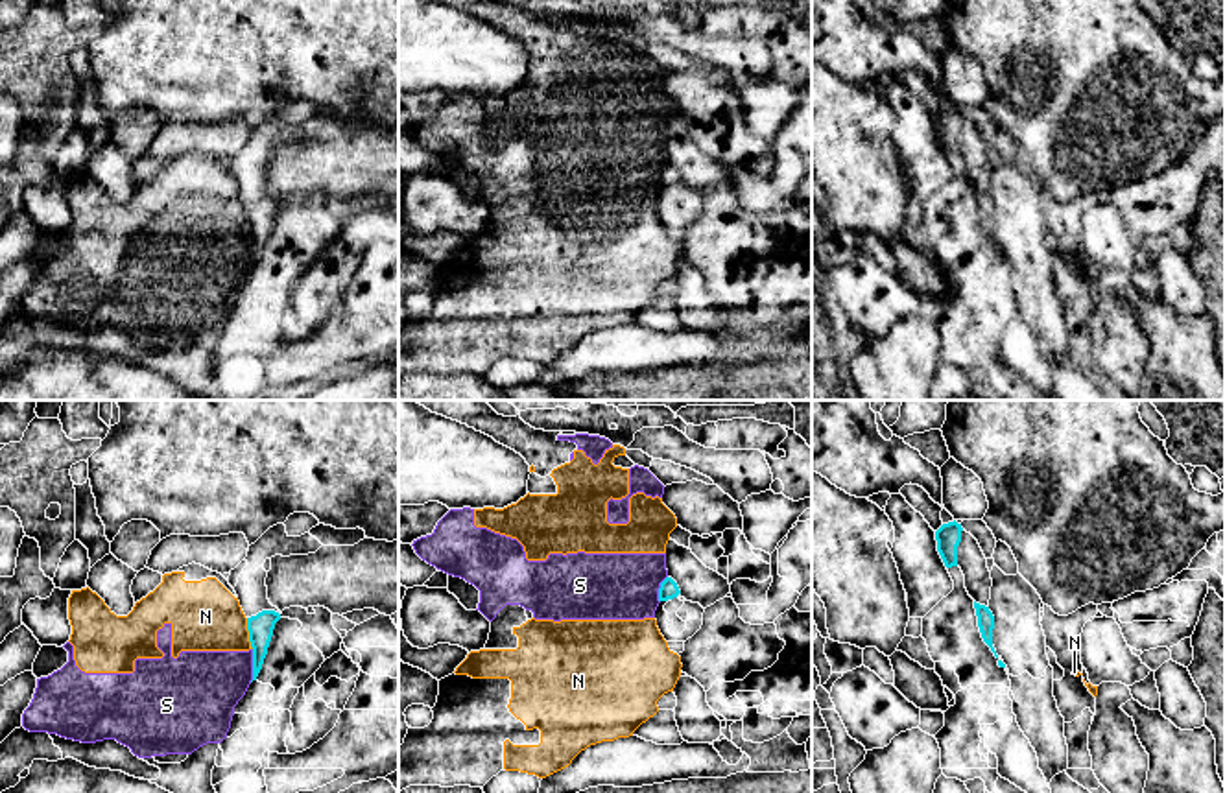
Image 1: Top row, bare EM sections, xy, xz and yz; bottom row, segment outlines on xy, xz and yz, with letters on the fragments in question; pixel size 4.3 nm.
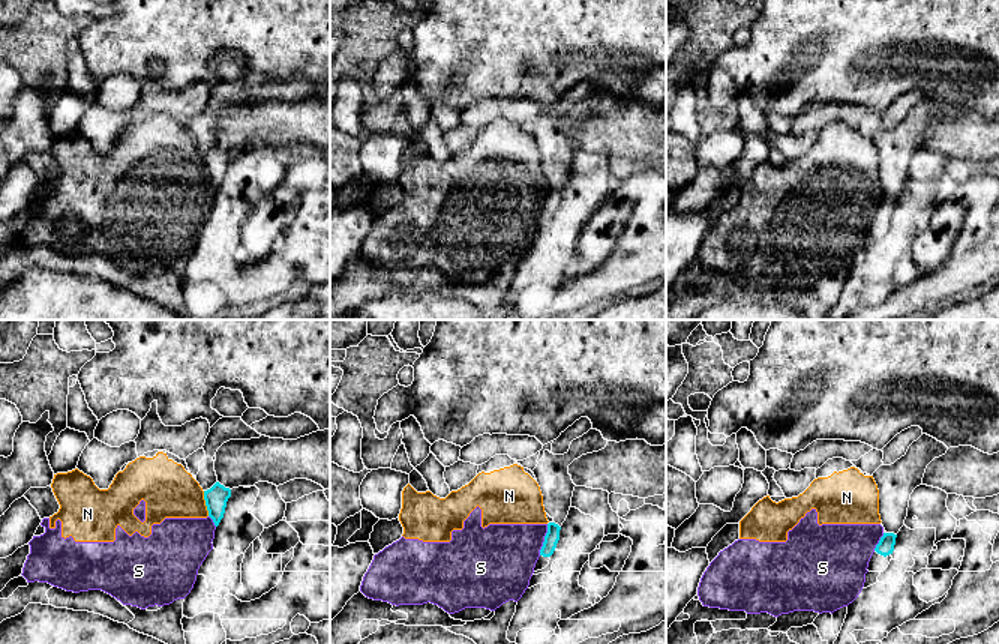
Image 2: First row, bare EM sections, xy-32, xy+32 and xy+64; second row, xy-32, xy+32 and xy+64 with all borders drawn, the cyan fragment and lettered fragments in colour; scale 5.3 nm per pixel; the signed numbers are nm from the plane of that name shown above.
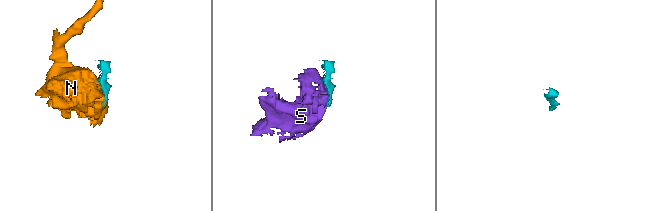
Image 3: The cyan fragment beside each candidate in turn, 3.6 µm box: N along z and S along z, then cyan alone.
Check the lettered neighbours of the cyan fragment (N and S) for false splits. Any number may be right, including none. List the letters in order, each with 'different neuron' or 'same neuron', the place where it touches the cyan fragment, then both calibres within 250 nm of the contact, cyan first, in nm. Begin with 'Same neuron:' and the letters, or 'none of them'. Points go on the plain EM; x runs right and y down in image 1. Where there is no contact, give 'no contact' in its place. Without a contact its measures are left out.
Same neuron: none of them
N: different neuron; contact xy (249, 220); calibres 110 and 300 nm
S: different neuron; contact xy (253, 253); calibres 110 and 320 nm

